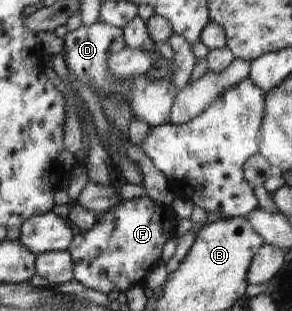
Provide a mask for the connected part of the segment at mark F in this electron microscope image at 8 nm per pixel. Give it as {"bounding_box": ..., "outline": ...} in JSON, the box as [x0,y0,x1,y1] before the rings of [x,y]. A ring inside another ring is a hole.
{"bounding_box":[67,195,177,294],"outline":[[[147,195],[128,201],[124,200],[116,208],[99,215],[92,229],[81,231],[76,235],[75,241],[72,241],[71,248],[67,250],[74,261],[73,280],[84,287],[107,294],[116,289],[125,292],[127,289],[136,287],[136,283],[140,283],[150,271],[150,267],[160,259],[160,253],[166,241],[175,236],[177,221],[172,207],[159,204]]]}

